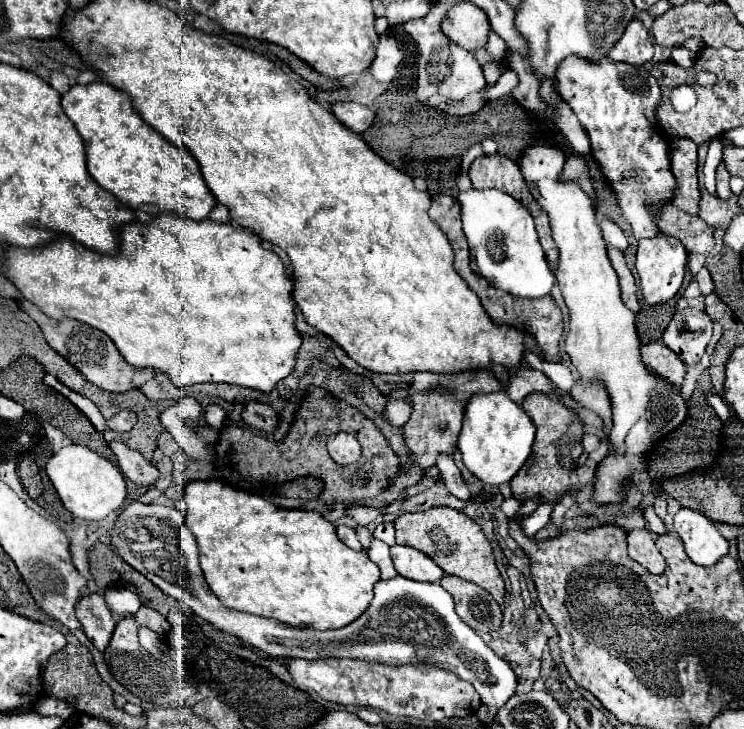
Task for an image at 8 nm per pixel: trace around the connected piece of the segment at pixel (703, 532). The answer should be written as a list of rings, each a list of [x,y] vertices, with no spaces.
[[[682,507],[674,515],[674,529],[684,541],[686,555],[696,565],[714,565],[728,553],[728,541],[716,531],[716,527],[690,507]]]

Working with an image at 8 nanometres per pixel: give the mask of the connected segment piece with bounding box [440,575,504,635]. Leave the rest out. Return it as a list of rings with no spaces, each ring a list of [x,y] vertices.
[[[444,575],[440,579],[440,585],[454,597],[456,613],[464,619],[466,625],[470,625],[476,633],[494,633],[502,627],[502,609],[494,601],[494,597],[488,595],[482,587],[476,583],[468,583],[454,575]]]

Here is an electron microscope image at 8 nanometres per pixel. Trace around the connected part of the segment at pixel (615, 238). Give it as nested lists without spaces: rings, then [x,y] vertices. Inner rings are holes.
[[[606,217],[600,219],[600,229],[602,229],[602,235],[604,235],[606,243],[610,243],[610,245],[622,249],[622,251],[628,247],[628,241],[626,241],[622,229],[616,223],[612,223],[610,219],[606,219]]]

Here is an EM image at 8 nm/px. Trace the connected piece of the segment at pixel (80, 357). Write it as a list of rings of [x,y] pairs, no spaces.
[[[24,301],[22,309],[40,325],[42,333],[44,333],[44,339],[46,343],[60,355],[64,355],[64,359],[74,367],[78,369],[90,383],[98,385],[100,389],[104,391],[116,391],[116,393],[122,393],[122,391],[130,391],[130,389],[138,389],[142,387],[146,381],[150,381],[154,377],[154,369],[148,367],[148,369],[138,369],[138,367],[132,367],[124,361],[124,357],[120,355],[120,351],[116,349],[116,345],[112,343],[112,339],[108,335],[104,335],[102,331],[96,331],[94,327],[86,325],[86,323],[80,323],[80,321],[56,321],[48,315],[44,315],[36,305]]]

